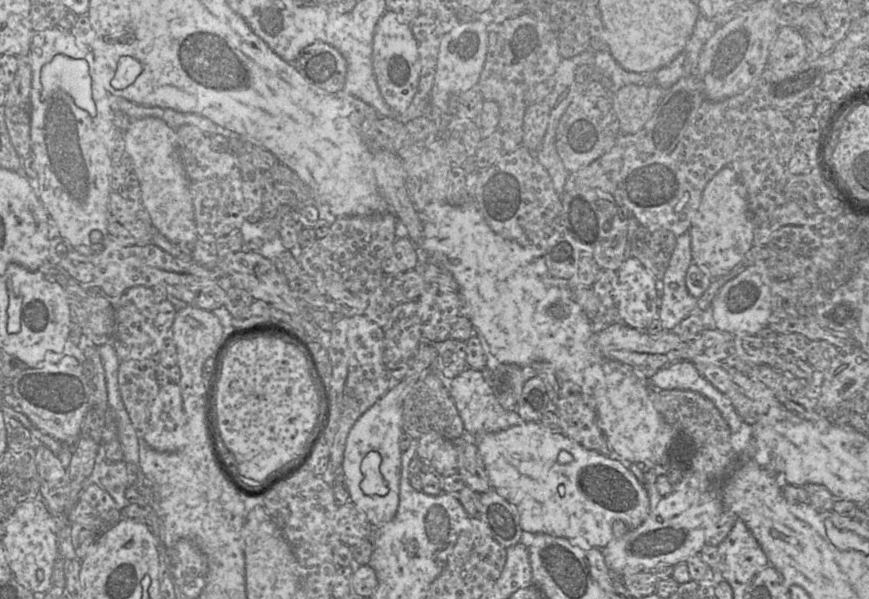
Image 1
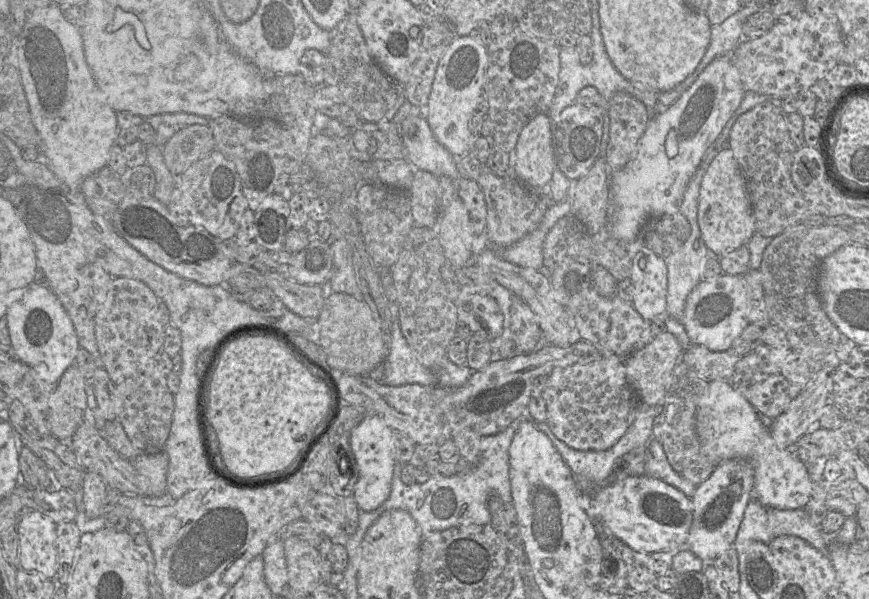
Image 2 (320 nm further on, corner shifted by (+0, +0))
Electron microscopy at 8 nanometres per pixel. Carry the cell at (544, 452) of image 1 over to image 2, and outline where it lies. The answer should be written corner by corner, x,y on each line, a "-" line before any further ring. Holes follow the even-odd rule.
647,474
628,476
607,483
593,493
582,491
579,504
587,515
606,527
611,534
637,552
675,552
687,549
693,519
690,497
666,482

